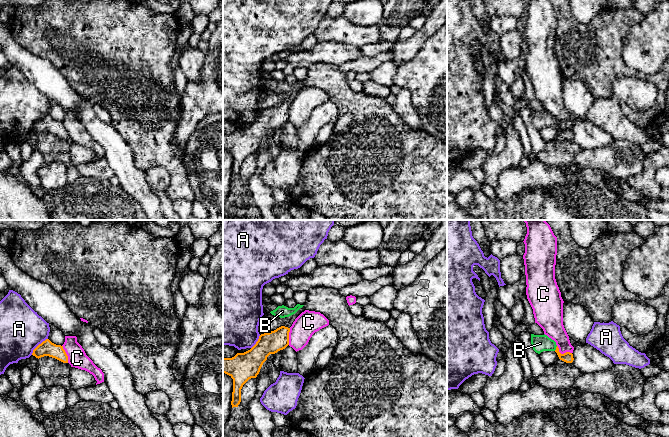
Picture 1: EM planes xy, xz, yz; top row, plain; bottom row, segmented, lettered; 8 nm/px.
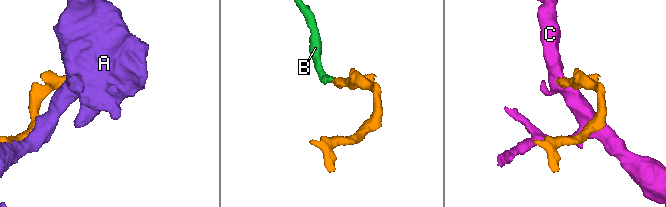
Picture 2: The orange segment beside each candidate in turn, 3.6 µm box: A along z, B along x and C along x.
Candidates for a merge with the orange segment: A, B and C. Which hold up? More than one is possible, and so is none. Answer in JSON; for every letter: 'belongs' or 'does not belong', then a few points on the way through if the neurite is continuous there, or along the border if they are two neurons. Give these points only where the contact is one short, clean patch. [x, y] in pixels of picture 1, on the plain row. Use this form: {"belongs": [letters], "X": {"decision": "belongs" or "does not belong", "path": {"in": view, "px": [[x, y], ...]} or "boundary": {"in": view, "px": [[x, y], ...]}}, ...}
{"belongs": ["B"], "A": {"decision": "does not belong"}, "B": {"decision": "belongs", "path": {"in": "yz", "px": [[567, 133], [562, 133], [556, 124], [540, 119]]}}, "C": {"decision": "does not belong", "boundary": {"in": "yz", "px": [[557, 121], [561, 129], [571, 129]]}}}

